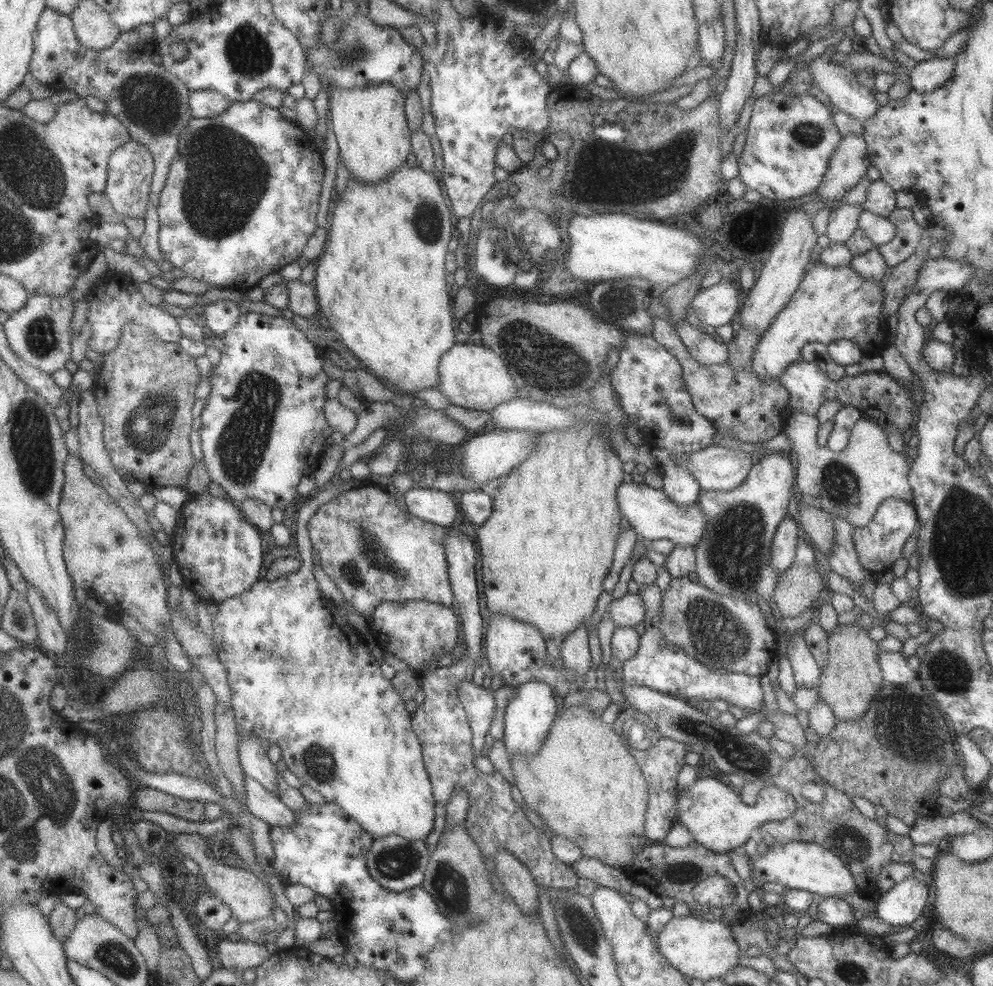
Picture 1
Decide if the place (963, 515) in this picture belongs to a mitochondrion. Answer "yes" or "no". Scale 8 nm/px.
yes

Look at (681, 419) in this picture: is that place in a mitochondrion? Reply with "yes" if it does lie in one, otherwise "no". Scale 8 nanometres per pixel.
yes

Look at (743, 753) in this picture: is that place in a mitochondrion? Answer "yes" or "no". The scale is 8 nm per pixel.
yes

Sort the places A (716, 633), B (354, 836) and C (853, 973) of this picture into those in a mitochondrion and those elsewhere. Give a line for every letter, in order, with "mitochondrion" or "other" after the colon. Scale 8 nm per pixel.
A: mitochondrion
B: other
C: mitochondrion

